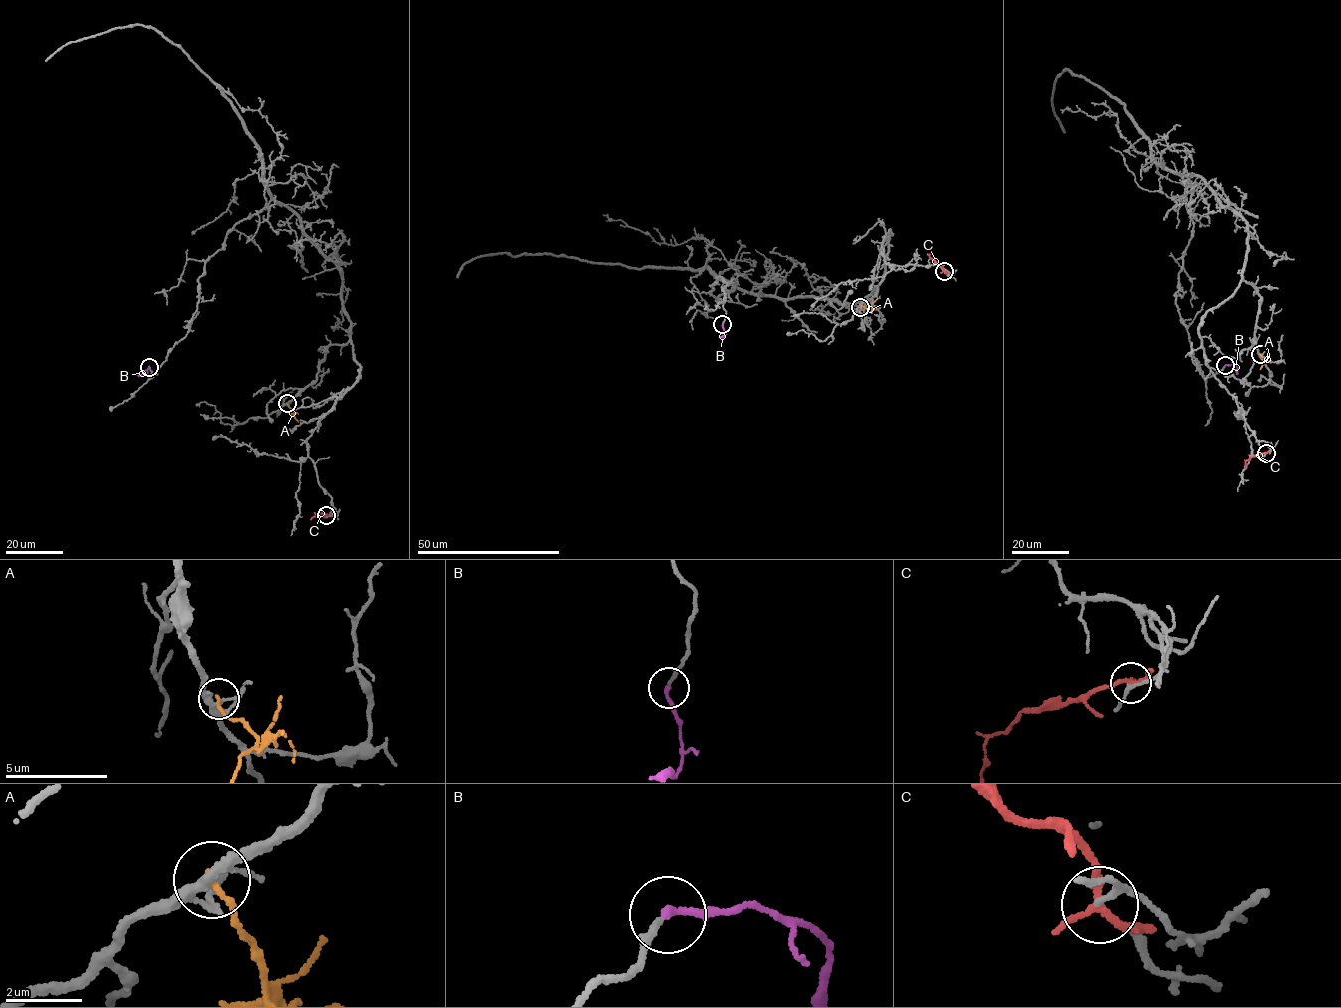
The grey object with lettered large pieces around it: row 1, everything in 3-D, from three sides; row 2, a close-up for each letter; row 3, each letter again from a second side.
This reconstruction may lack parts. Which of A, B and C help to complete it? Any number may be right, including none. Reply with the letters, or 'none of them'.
B

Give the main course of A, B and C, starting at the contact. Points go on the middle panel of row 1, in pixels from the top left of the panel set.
A: (860, 306), (869, 308), (877, 298)
B: (722, 324), (724, 335), (719, 337)
C: (944, 271), (927, 254)

